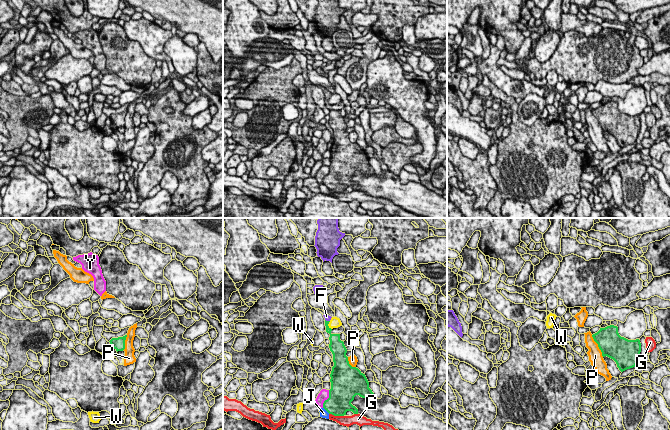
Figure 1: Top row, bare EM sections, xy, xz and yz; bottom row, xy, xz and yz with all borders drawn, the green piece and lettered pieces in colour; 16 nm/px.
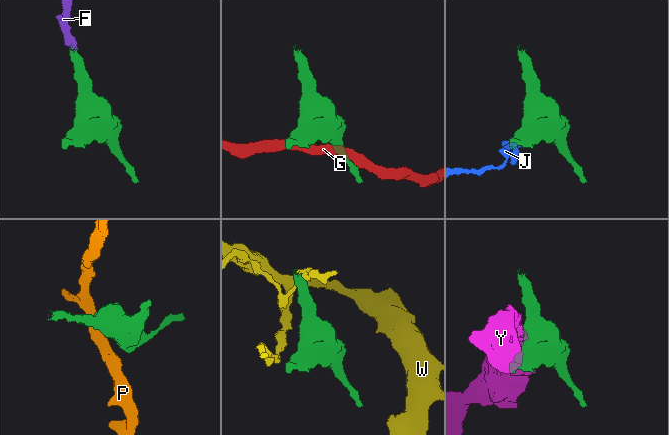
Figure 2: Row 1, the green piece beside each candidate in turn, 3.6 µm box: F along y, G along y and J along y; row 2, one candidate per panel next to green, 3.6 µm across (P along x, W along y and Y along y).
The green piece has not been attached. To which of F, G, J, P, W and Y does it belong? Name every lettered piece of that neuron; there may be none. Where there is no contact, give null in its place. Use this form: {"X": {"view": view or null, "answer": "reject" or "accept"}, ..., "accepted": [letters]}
{"F": {"view": "xz", "answer": "accept"}, "G": {"view": "xz", "answer": "reject"}, "J": {"view": "xz", "answer": "reject"}, "P": {"view": "yz", "answer": "reject"}, "W": {"view": "xz", "answer": "reject"}, "Y": {"view": "xz", "answer": "reject"}, "accepted": ["F"]}

